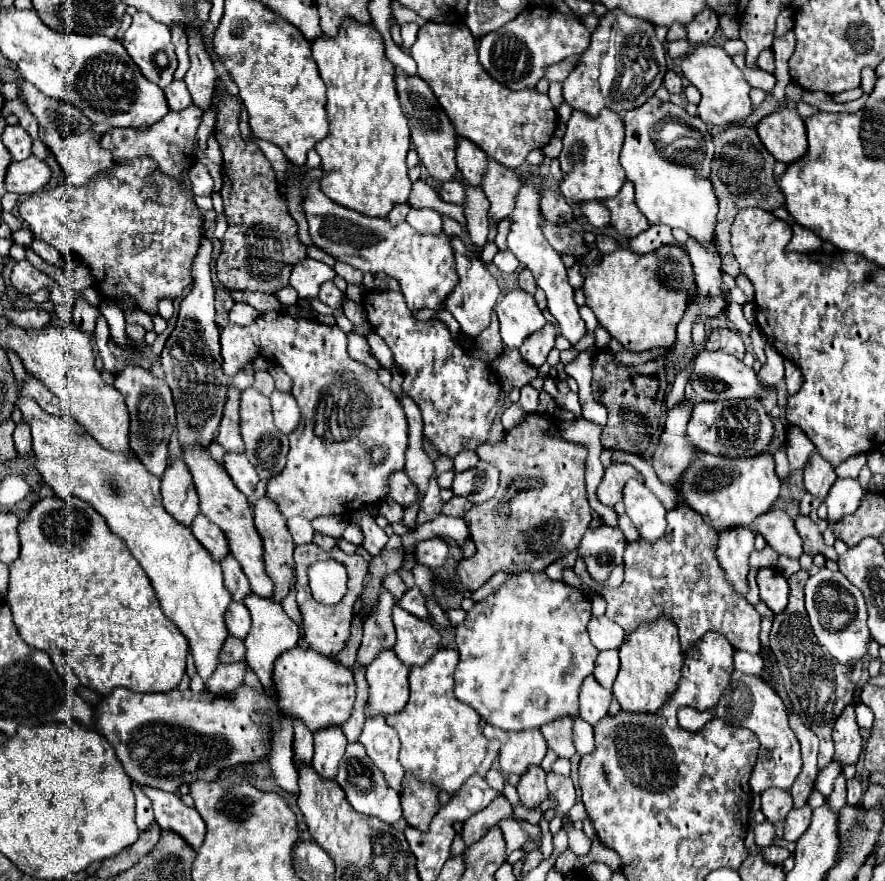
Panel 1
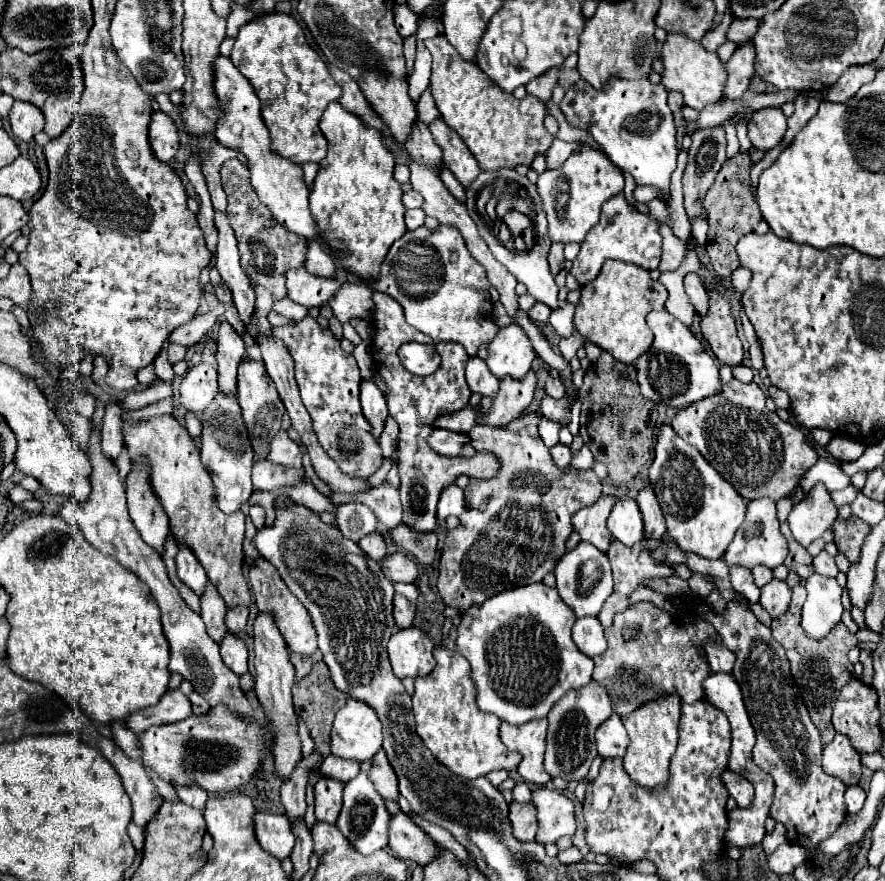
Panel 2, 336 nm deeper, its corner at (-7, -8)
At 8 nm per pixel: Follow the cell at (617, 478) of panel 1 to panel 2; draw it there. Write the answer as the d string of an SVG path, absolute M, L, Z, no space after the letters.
M602 496L596 504L582 508L572 518L572 530L580 534L580 542L590 542L600 552L606 552L610 546L610 532L606 532L606 516L614 506L616 498Z

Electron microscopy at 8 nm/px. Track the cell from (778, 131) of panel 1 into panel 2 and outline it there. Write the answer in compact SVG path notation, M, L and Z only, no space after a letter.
M764 108L762 112L754 112L748 120L748 138L758 150L766 152L780 146L784 132L786 116L780 108Z

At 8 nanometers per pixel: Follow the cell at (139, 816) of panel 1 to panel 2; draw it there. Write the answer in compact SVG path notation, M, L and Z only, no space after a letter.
M134 822L128 824L128 836L130 836L136 852L140 852L140 850L142 850L142 844L144 844L144 832L142 832Z

